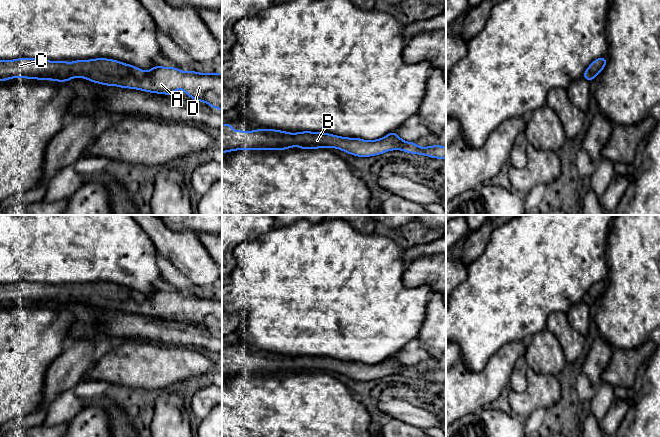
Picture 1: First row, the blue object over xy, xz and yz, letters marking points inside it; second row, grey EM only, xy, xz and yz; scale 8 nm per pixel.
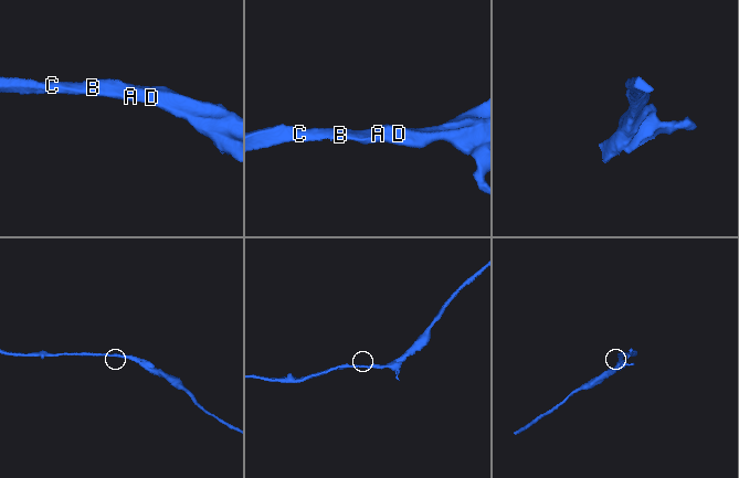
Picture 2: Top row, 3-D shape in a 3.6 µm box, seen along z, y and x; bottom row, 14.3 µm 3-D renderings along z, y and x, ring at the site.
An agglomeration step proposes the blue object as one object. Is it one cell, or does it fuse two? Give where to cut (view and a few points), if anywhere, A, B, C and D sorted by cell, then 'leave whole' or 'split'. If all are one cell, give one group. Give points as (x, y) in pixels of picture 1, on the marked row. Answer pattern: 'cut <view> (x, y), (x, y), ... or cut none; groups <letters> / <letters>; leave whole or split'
cut none; groups A B C D; leave whole

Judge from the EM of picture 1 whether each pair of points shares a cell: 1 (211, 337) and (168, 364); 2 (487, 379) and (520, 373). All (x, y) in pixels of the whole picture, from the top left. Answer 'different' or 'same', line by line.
1: different
2: different

